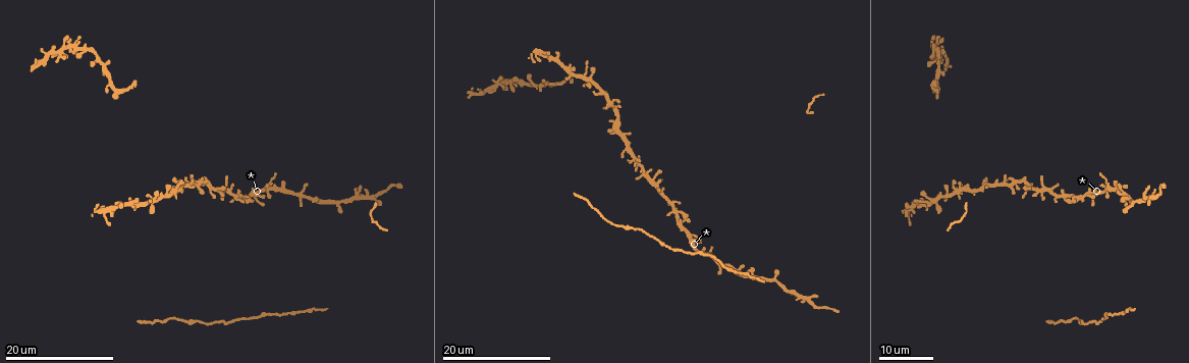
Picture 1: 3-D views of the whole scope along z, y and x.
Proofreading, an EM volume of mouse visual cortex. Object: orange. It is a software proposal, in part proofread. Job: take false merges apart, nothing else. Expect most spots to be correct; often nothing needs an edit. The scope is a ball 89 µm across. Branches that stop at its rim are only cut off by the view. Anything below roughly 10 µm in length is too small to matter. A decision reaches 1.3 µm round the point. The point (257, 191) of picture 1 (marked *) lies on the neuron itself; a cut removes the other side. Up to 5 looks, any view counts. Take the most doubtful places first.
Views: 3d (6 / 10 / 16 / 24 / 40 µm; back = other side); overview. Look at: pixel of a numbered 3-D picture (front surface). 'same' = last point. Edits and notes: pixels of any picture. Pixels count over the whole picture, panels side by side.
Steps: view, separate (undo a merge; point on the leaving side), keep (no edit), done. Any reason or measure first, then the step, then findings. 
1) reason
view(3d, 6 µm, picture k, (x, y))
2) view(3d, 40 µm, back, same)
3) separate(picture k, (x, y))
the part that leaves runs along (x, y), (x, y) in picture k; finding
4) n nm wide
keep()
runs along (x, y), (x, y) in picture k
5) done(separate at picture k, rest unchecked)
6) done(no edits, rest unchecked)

arms part here
view(3d, 16 µm, picture 1, (339, 201))

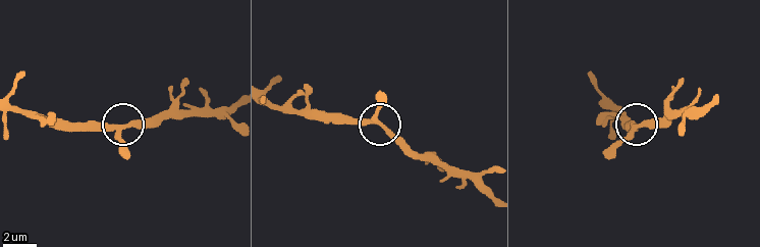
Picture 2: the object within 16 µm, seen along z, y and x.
view(3d, 10 µm, picture 2, (631, 133))

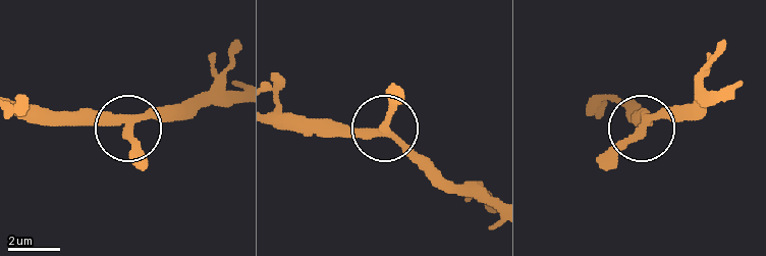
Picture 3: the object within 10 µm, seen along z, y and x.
3 arms
keep()
runs along (627, 100), (643, 124), (704, 115) in picture 3; all the same neuron

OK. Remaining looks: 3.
view(3d, 24 µm, picture 1, (165, 194))

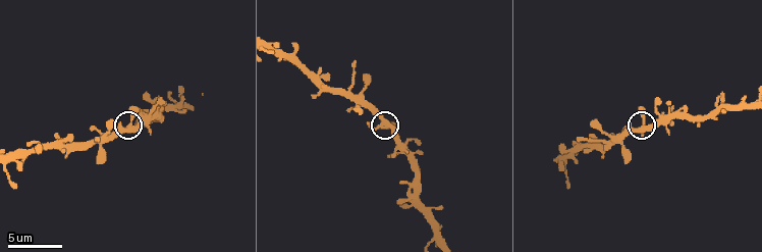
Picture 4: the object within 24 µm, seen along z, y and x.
view(3d, 10 µm, picture 4, (387, 126))

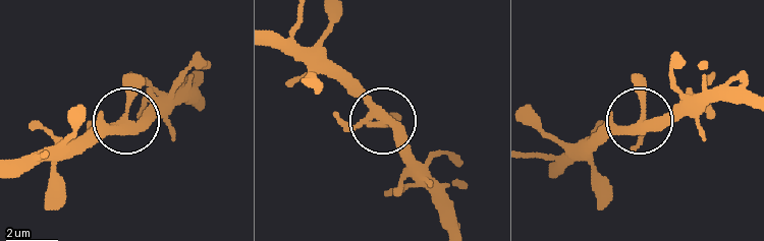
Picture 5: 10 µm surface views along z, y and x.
4 arms
keep()
all the same neuron

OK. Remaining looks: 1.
done(no edits, rest unchecked)

